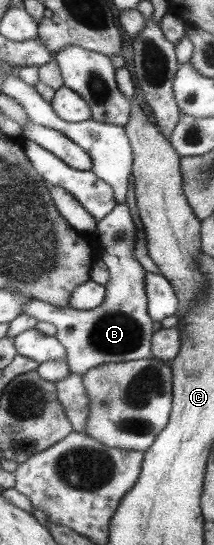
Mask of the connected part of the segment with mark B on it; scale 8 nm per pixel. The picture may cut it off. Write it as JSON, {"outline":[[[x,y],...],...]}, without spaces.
{"outline":[[[124,202],[121,204],[116,203],[116,205],[105,215],[105,218],[103,218],[103,220],[99,220],[96,222],[96,229],[97,233],[95,235],[99,239],[99,246],[100,246],[100,252],[98,258],[101,261],[103,261],[103,263],[107,267],[109,275],[109,280],[104,286],[103,302],[101,302],[101,304],[96,309],[75,310],[74,308],[71,308],[69,306],[63,308],[59,306],[53,306],[45,302],[41,302],[39,300],[31,299],[31,301],[23,303],[20,310],[21,314],[26,314],[27,316],[30,316],[36,322],[49,322],[49,324],[53,324],[53,326],[55,326],[56,333],[54,334],[54,337],[61,343],[61,346],[65,349],[65,363],[67,364],[67,367],[69,368],[70,372],[80,376],[84,372],[87,372],[87,370],[100,366],[101,364],[128,362],[128,361],[135,361],[136,359],[150,358],[151,357],[150,340],[152,334],[154,333],[152,327],[154,322],[149,318],[149,315],[147,314],[146,311],[147,298],[145,296],[145,286],[143,286],[143,281],[145,281],[146,270],[143,270],[143,267],[139,266],[139,262],[137,262],[137,260],[133,258],[133,245],[135,245],[135,233],[134,233],[135,226],[133,226],[133,220],[131,220],[131,213],[129,207]]]}

